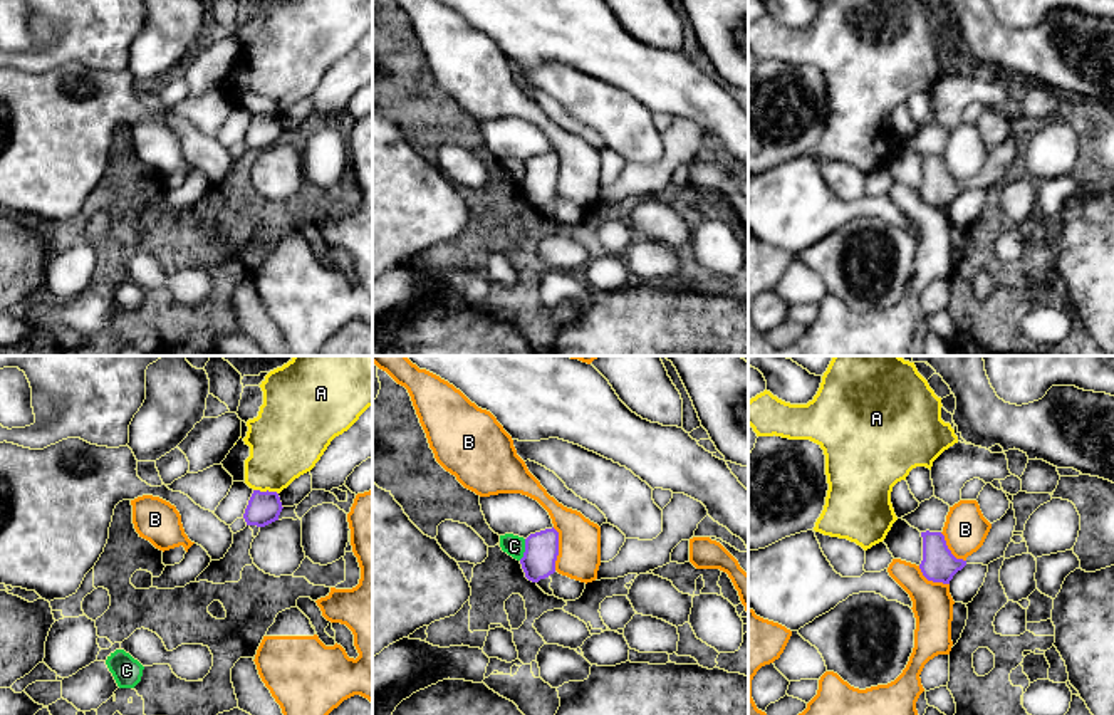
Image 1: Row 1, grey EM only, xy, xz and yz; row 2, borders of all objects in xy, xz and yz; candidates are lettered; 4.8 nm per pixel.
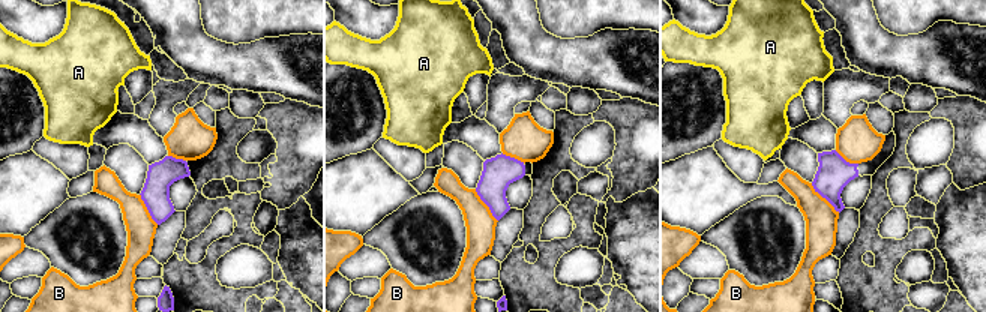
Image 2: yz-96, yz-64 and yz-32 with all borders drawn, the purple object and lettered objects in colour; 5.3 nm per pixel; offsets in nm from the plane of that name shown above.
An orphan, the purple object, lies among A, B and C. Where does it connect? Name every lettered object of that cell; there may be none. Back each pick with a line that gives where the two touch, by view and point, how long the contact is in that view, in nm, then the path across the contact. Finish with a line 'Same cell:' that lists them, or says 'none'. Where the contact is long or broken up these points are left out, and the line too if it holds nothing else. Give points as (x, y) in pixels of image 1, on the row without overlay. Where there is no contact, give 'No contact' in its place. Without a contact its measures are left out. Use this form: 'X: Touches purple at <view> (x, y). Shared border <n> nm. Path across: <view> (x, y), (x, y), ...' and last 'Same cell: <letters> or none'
Same cell: none

